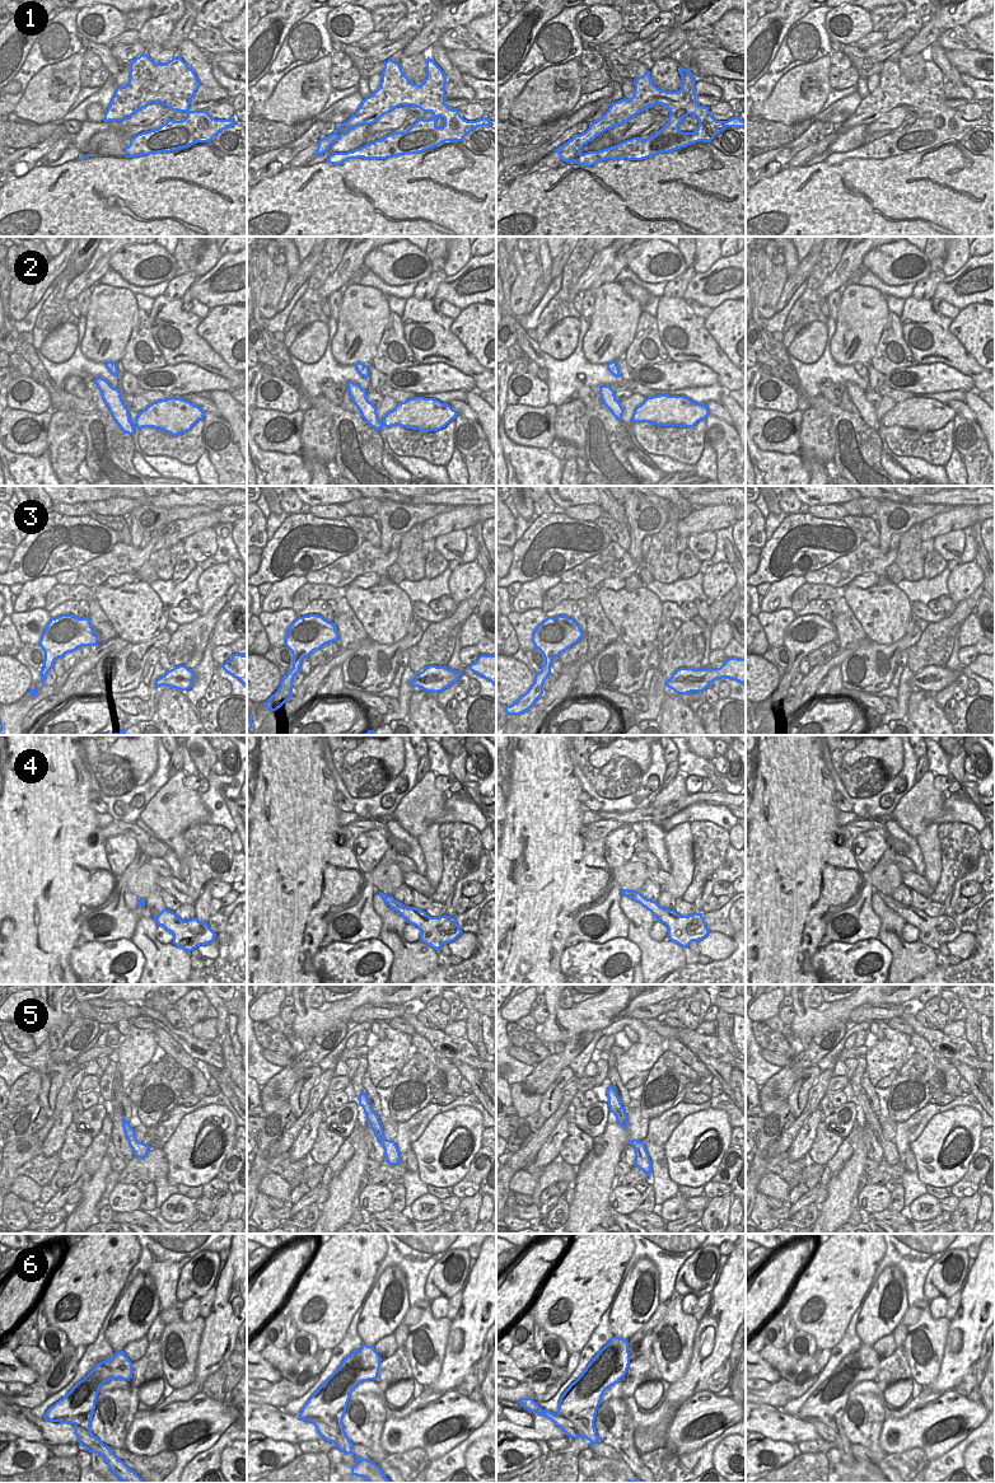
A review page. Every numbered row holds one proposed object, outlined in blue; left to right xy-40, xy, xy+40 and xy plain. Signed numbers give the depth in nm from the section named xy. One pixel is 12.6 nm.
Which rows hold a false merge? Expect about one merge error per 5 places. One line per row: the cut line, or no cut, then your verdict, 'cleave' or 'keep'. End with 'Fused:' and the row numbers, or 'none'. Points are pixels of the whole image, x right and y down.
1: cut none; keep
2: cut none; keep
3: cut none; keep
4: cut none; keep
5: cut none; keep
6: cut xy (309, 1420), (322, 1421), (327, 1426), (326, 1431), (344, 1428); cleave
Fused: 6

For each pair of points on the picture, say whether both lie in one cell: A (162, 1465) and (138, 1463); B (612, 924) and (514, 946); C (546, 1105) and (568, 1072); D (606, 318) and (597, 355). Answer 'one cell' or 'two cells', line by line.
A: one cell
B: two cells
C: one cell
D: one cell

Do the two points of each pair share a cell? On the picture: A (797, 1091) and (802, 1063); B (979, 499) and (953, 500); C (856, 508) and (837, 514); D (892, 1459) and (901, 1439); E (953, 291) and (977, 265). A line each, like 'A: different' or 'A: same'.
A: different
B: same
C: different
D: different
E: same

